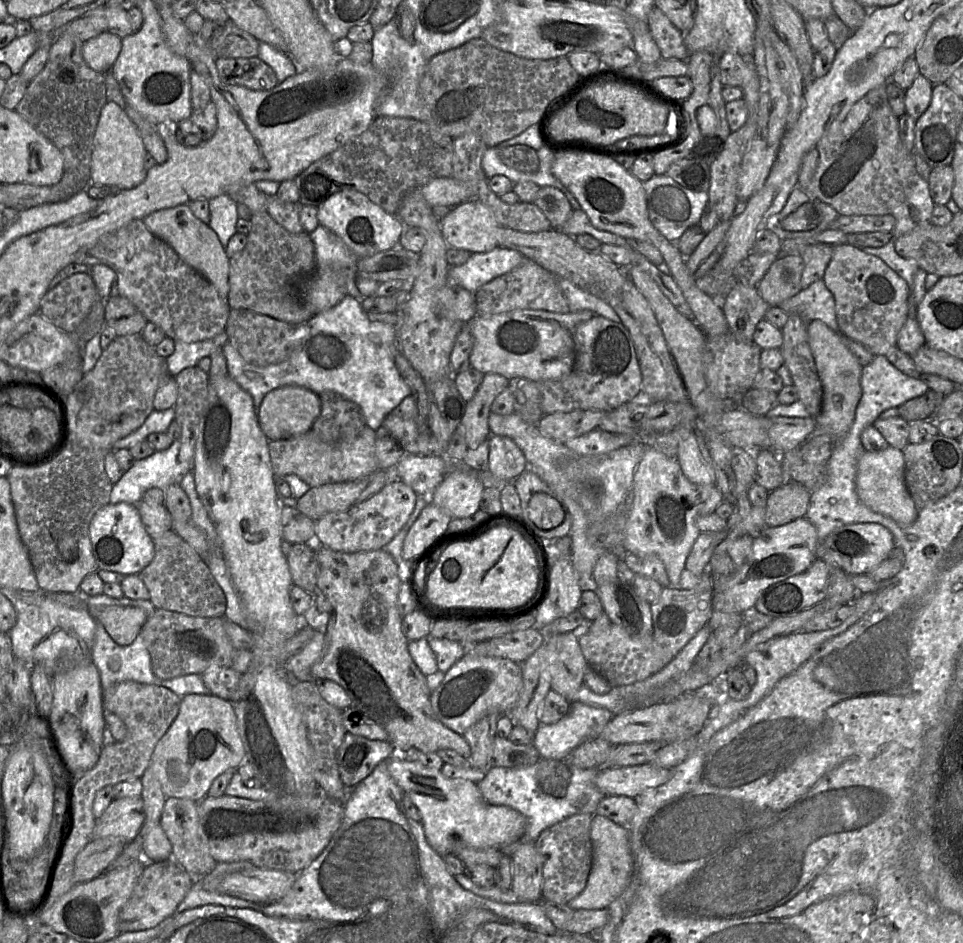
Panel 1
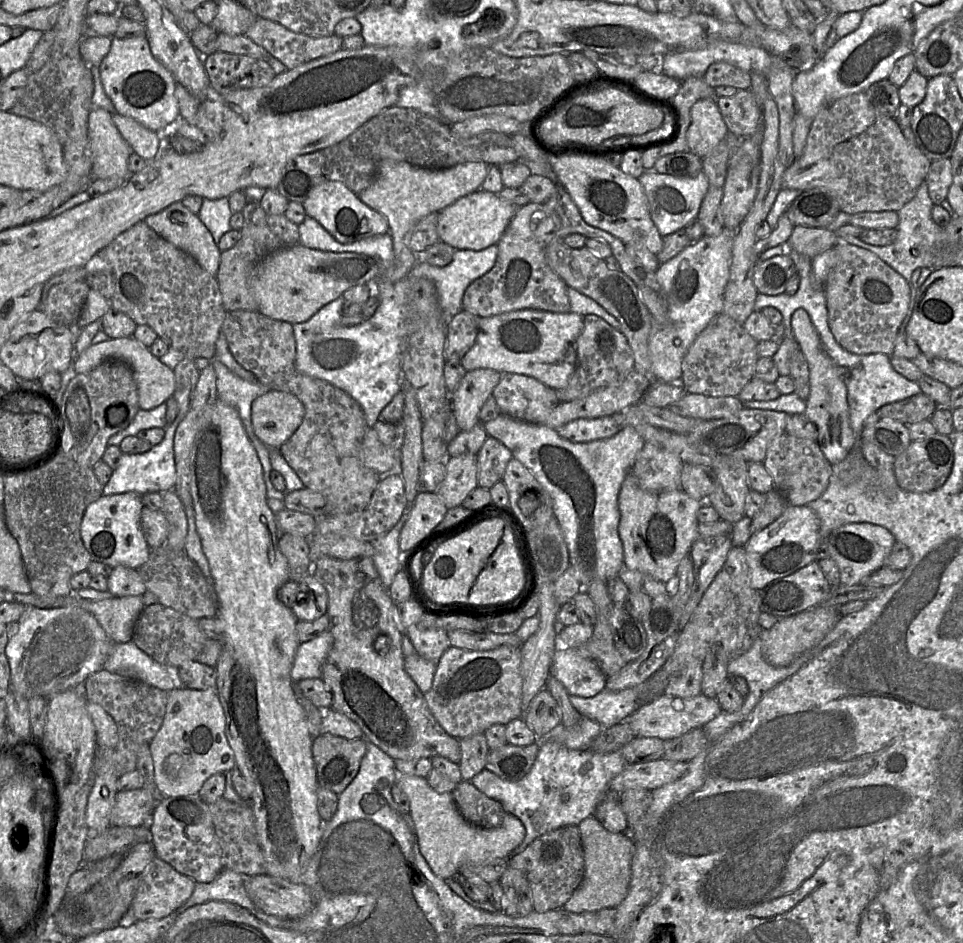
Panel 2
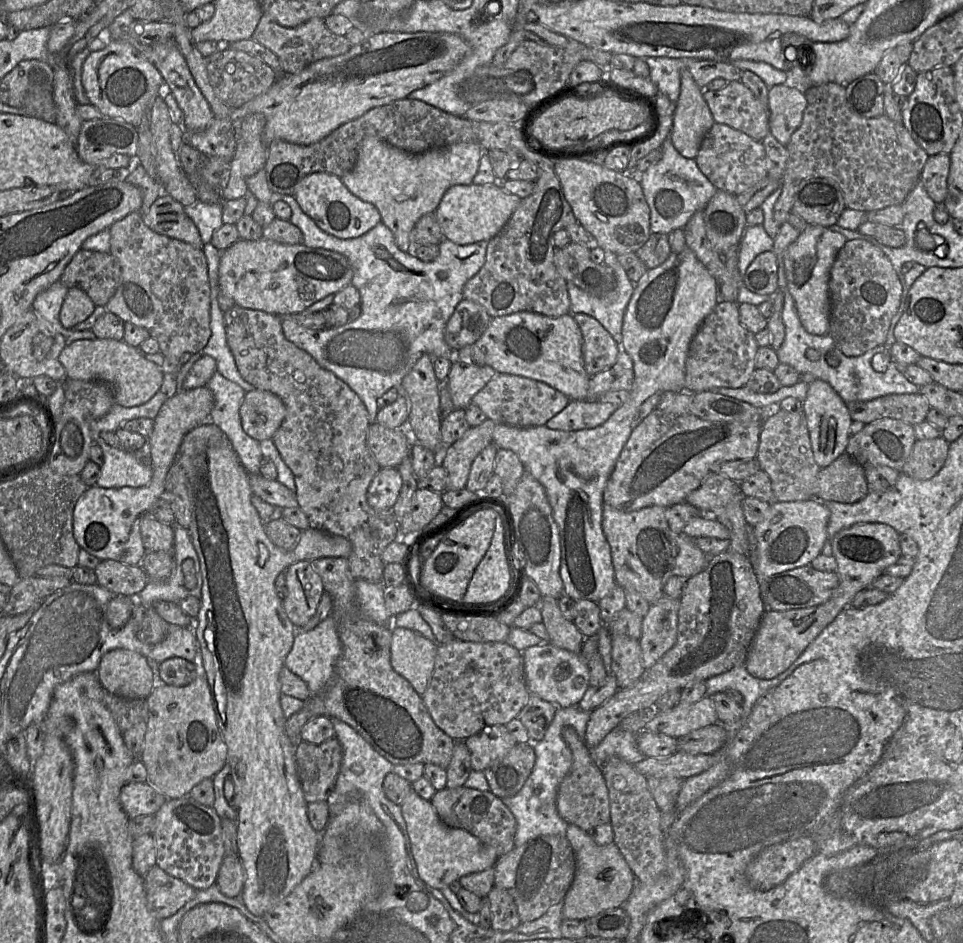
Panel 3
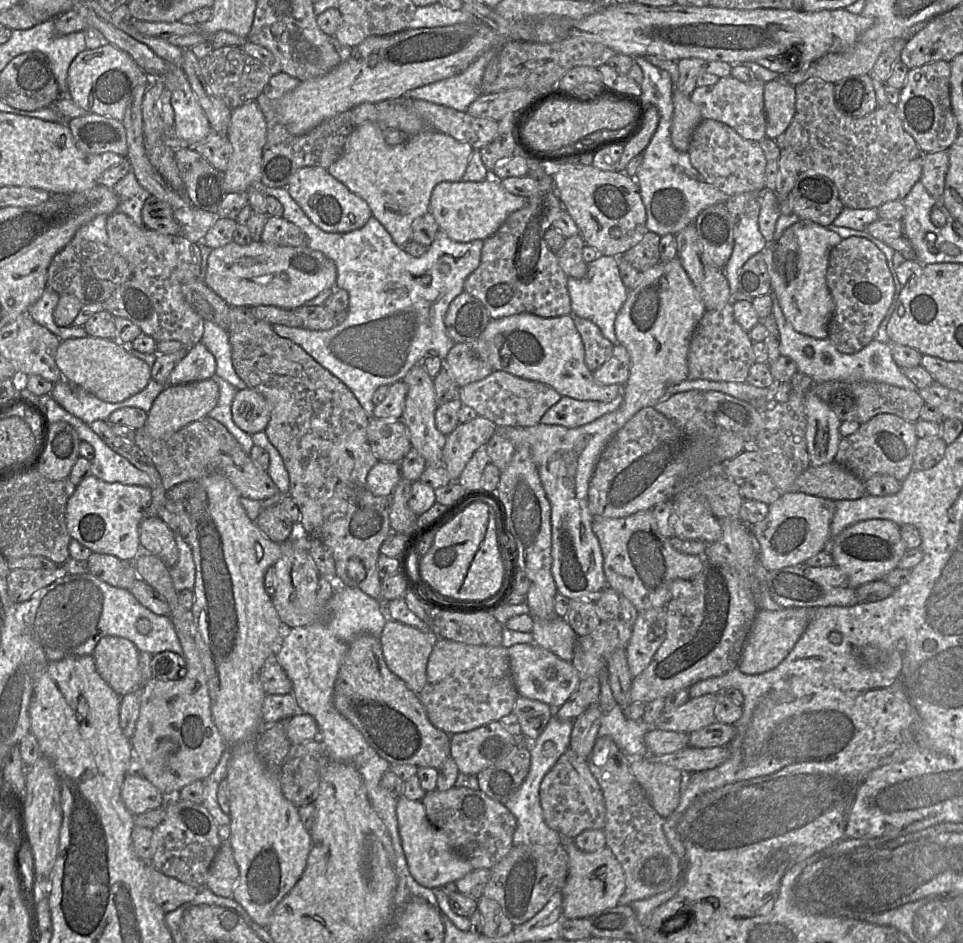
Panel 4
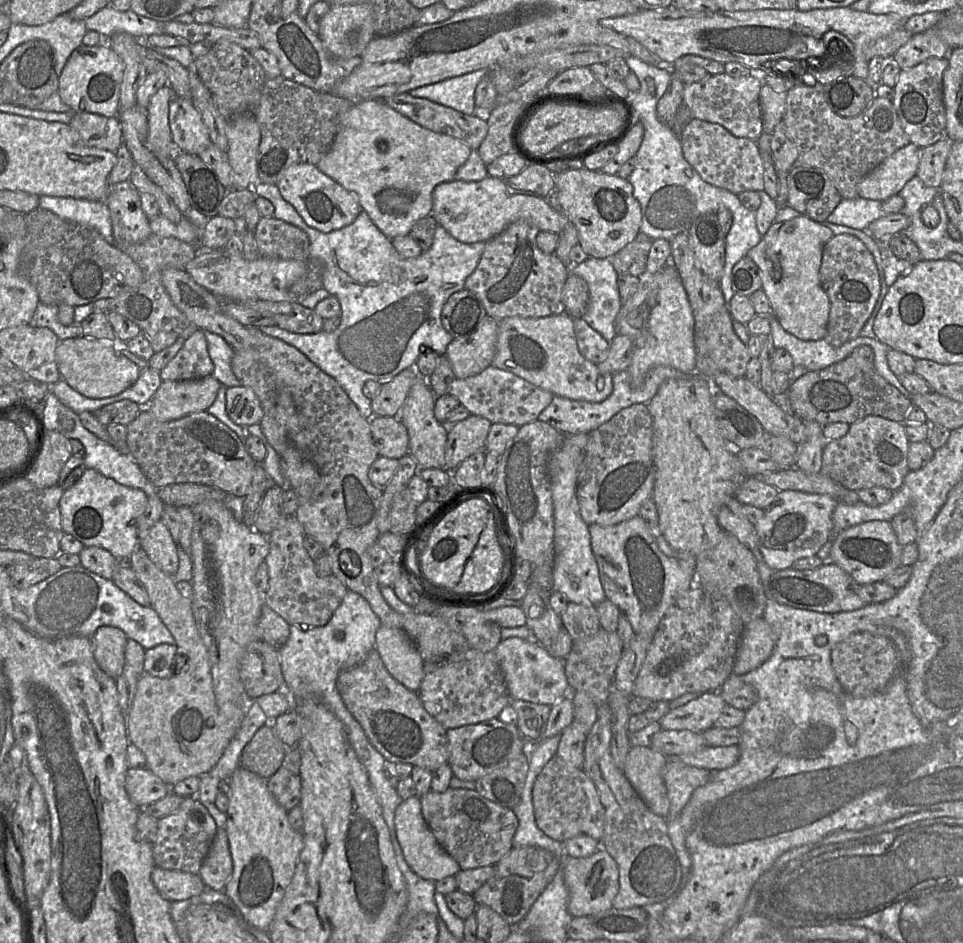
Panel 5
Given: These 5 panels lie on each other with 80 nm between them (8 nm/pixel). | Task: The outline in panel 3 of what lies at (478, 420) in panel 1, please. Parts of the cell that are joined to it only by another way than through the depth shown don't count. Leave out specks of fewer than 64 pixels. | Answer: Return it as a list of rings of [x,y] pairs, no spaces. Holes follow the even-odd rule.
[[[453,358],[446,383],[451,393],[454,407],[465,410],[471,404],[472,398],[497,373],[495,369],[488,365],[466,364]]]

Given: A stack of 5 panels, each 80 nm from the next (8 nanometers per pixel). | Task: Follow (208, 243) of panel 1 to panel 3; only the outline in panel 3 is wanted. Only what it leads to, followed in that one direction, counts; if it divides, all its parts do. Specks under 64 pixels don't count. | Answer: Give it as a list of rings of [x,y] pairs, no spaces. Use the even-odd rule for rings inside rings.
[[[162,194],[142,214],[143,222],[154,232],[202,249],[204,243],[184,207],[170,195]]]

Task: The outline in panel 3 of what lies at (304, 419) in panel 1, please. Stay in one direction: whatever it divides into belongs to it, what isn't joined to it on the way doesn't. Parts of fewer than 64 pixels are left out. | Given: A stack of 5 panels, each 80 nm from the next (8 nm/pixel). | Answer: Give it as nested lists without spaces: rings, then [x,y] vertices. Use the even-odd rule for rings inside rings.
[[[266,390],[246,392],[240,407],[243,430],[259,442],[272,440],[285,416],[286,406],[282,399]]]

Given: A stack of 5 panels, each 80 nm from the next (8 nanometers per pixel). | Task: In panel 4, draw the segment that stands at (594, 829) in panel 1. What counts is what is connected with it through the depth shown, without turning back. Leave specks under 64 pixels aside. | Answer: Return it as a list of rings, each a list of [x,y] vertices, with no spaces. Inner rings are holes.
[[[561,837],[561,843],[568,853],[569,872],[562,889],[563,910],[569,919],[589,918],[596,913],[616,907],[625,891],[623,867],[610,848],[596,852],[584,852],[574,842],[574,838]]]

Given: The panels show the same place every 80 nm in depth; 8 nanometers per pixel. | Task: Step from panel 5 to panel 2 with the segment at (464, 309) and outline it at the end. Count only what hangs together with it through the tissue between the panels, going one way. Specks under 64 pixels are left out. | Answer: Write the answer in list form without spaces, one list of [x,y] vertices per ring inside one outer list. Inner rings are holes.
[[[462,309],[447,320],[445,357],[450,361],[461,361],[474,345],[479,333],[479,316]]]

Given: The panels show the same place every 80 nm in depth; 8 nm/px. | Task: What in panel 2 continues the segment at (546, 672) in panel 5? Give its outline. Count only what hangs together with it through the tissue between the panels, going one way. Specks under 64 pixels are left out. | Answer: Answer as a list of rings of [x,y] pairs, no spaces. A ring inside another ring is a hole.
[[[559,634],[557,636],[557,649],[551,663],[550,676],[559,680],[571,696],[590,698],[601,693],[606,688],[607,678],[600,671],[598,665],[576,648],[560,644]]]

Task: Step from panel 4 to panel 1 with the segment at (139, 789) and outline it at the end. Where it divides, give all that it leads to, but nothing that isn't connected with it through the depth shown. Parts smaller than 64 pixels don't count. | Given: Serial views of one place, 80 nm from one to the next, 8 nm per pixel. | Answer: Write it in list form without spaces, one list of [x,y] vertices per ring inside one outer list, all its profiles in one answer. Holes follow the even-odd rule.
[[[142,797],[115,798],[96,819],[93,838],[117,836],[126,843],[132,841],[142,828],[145,817]]]

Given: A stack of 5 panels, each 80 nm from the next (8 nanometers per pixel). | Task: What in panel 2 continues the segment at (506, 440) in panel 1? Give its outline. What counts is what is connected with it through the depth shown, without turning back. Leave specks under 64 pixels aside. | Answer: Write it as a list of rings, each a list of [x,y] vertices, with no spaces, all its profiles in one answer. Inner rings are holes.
[[[489,436],[477,455],[478,487],[490,489],[502,481],[507,464],[513,457],[501,441]]]

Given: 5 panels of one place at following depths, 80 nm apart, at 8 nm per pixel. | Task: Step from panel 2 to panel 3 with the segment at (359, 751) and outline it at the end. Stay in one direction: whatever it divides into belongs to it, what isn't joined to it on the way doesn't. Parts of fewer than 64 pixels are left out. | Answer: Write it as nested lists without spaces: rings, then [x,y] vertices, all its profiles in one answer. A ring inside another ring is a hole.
[[[335,737],[321,743],[301,741],[296,745],[295,759],[306,802],[327,800],[341,769],[340,742]]]

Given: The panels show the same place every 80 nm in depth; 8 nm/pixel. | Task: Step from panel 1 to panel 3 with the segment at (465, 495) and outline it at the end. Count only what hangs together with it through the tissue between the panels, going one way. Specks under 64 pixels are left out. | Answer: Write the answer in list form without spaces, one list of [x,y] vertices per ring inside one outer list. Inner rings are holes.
[[[488,418],[480,425],[470,427],[462,438],[444,449],[438,464],[443,465],[448,473],[446,489],[466,488],[473,461],[493,442],[495,423]]]

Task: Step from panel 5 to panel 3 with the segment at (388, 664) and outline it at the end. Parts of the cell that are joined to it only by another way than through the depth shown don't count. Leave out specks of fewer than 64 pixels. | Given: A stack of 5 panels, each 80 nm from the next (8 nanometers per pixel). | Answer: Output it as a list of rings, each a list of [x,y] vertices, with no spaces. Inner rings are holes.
[[[392,625],[391,630],[391,665],[422,696],[433,676],[438,644],[407,628]]]

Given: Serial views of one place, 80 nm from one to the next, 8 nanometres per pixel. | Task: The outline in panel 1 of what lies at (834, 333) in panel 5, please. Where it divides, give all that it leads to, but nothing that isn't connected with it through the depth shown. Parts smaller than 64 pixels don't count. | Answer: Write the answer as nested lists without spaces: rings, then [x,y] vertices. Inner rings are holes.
[[[847,243],[834,247],[823,278],[835,300],[839,331],[862,344],[875,356],[897,346],[898,335],[908,318],[908,284],[879,257]]]

